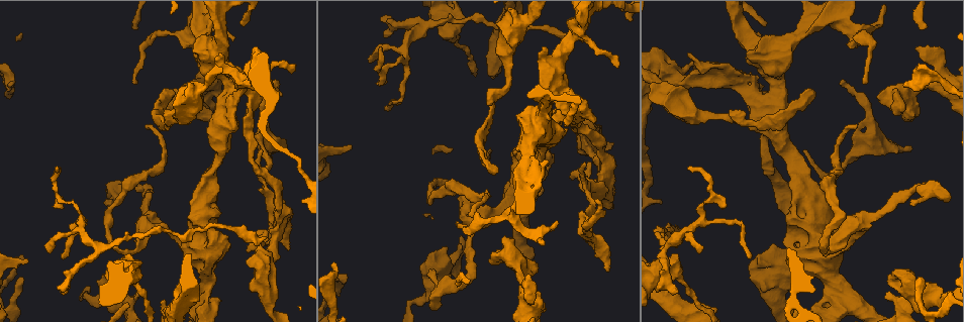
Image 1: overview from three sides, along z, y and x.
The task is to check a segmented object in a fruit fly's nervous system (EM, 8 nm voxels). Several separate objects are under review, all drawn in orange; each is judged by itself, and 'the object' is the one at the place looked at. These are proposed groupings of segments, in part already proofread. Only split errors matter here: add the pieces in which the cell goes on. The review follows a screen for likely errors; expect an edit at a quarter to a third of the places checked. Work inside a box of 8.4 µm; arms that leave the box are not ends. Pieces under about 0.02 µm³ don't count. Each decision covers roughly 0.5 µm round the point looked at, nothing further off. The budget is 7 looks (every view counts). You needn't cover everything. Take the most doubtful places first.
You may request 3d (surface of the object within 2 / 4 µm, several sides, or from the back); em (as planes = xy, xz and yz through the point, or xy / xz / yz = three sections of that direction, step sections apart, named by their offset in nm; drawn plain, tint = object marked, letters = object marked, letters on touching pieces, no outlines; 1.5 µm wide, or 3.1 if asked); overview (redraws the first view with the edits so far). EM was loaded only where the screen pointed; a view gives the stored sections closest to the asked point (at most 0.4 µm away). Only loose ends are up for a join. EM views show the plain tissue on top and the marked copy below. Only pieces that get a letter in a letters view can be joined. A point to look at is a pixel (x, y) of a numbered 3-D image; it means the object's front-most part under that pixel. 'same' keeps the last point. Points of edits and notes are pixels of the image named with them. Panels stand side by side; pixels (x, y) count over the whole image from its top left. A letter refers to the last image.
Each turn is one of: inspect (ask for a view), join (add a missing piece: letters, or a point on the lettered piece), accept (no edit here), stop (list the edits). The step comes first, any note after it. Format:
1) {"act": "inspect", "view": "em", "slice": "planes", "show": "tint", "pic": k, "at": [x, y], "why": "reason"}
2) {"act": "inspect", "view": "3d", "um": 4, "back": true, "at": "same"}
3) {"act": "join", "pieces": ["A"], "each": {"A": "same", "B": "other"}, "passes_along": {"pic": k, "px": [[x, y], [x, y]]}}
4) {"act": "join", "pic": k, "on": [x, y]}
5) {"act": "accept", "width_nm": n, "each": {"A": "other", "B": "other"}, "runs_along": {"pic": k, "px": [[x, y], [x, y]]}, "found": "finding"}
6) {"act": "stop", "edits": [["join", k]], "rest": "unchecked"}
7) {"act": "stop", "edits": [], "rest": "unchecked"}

{"act": "inspect", "view": "em", "slice": "xz", "step": 8, "show": "letters", "pic": 1, "at": [265, 237], "why": "free end"}

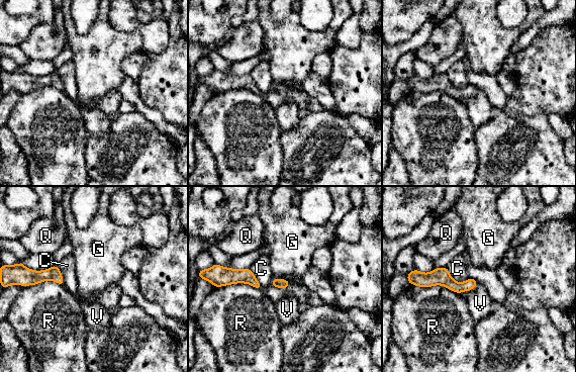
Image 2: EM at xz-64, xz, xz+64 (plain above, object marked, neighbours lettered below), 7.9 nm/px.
{"act": "inspect", "view": "em", "slice": "planes", "show": "letters", "at": "same", "why": "cut it another way"}

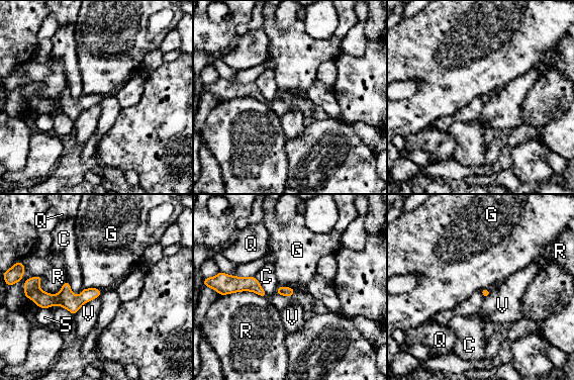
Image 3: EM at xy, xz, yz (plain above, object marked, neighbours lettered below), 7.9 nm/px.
{"act": "accept", "each": {"C": "other", "G": "other", "Q": "other", "R": "other", "S": "other", "V": "other"}, "border": {"pic": 3, "px": [[83, 287], [99, 289]]}, "found": "none of them fits"}

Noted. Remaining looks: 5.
{"act": "inspect", "view": "em", "slice": "yz", "step": 4, "show": "letters", "pic": 1, "at": [208, 115], "why": "free end"}

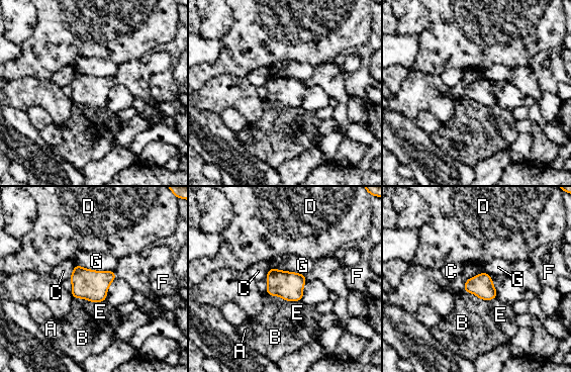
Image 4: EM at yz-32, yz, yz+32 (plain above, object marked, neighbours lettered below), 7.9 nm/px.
{"act": "inspect", "view": "em", "slice": "planes", "show": "letters", "at": "same"}

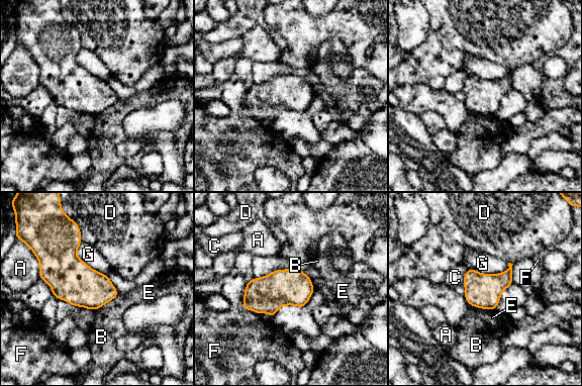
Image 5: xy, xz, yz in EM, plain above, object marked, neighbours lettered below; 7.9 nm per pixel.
{"act": "accept", "each": {"A": "other", "B": "other", "C": "other", "D": "other", "E": "other", "F": "other", "G": "other"}, "border": {"pic": 5, "px": [[509, 267], [494, 274], [468, 269]]}, "found": "none of them fits"}

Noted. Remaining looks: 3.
{"act": "inspect", "view": "em", "slice": "planes", "show": "letters", "pic": 1, "at": [347, 274], "why": "branch stops here"}

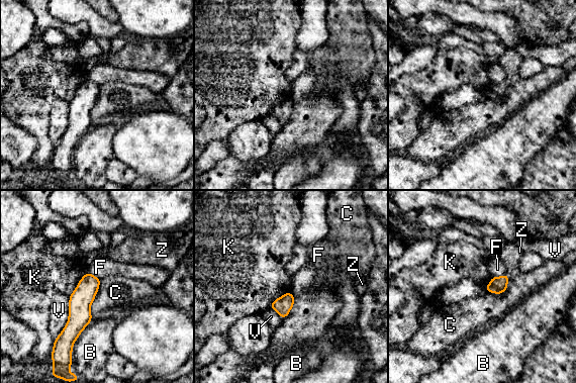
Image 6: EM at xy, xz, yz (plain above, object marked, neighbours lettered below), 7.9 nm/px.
{"act": "accept", "each": {"B": "other", "C": "other", "F": "other", "K": "other", "V": "other", "Z": "other"}, "border": {"pic": 6, "px": [[100, 279], [90, 306], [91, 318]]}, "found": "no lettered piece goes on from it"}

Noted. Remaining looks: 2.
{"act": "stop", "edits": [], "rest": "unchecked"}

